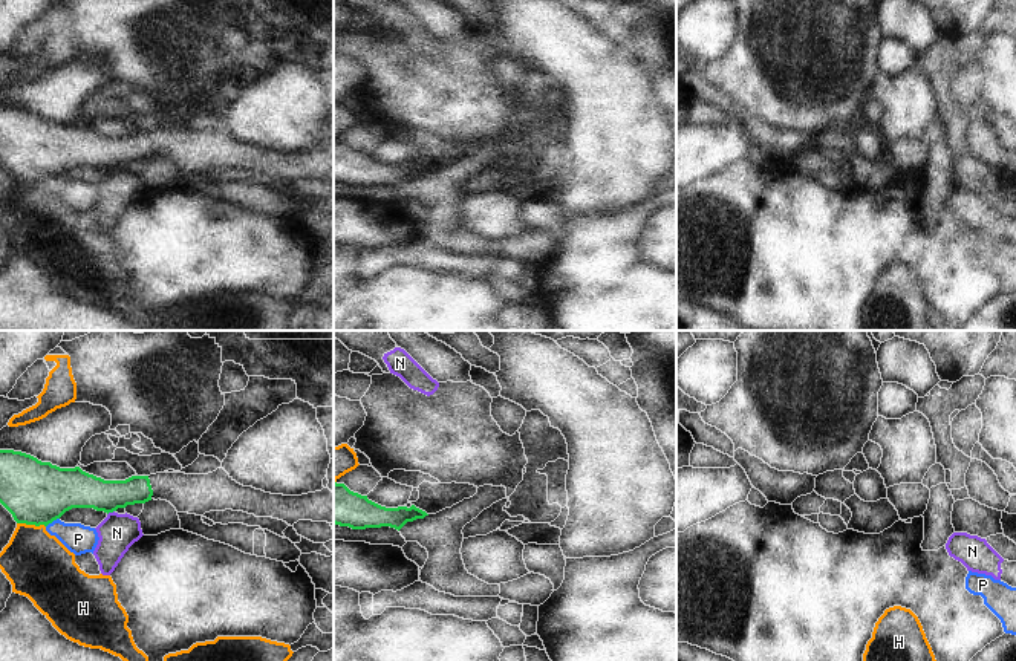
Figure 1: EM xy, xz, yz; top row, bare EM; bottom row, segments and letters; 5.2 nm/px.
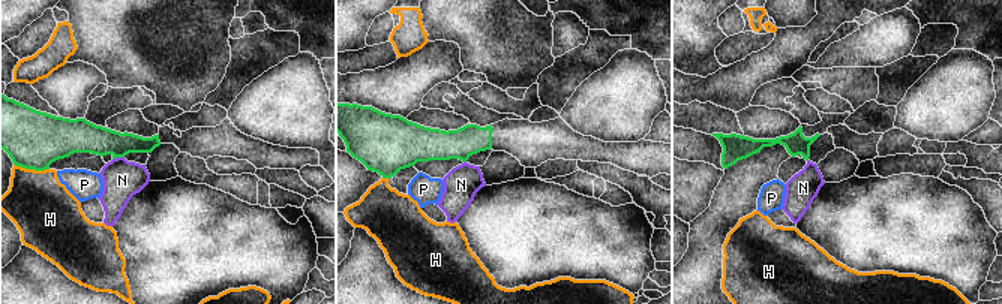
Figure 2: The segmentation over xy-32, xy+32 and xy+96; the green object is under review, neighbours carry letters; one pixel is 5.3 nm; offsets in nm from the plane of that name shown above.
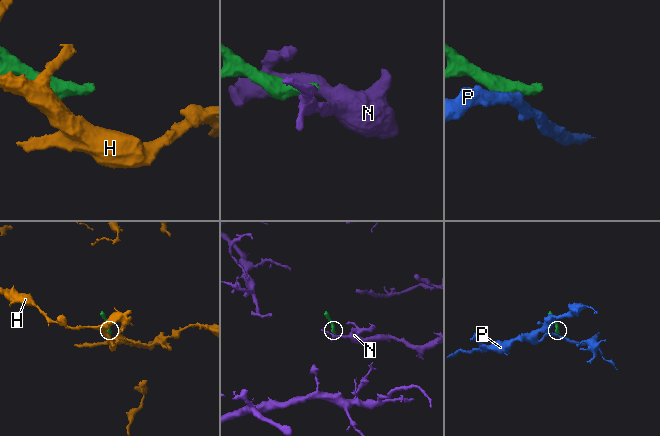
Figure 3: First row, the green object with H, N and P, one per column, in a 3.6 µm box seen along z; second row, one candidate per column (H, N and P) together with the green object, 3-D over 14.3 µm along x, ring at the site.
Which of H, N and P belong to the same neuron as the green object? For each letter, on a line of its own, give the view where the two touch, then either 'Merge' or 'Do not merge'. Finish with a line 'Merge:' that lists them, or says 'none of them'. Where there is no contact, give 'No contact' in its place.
H: Touches green in xy. Do not merge
N: Touches green in xy. Do not merge
P: Touches green in xy. Do not merge
Merge: none of them

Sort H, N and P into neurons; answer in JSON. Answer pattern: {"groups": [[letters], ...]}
{"groups": [["H"], ["N"], ["P"]]}

